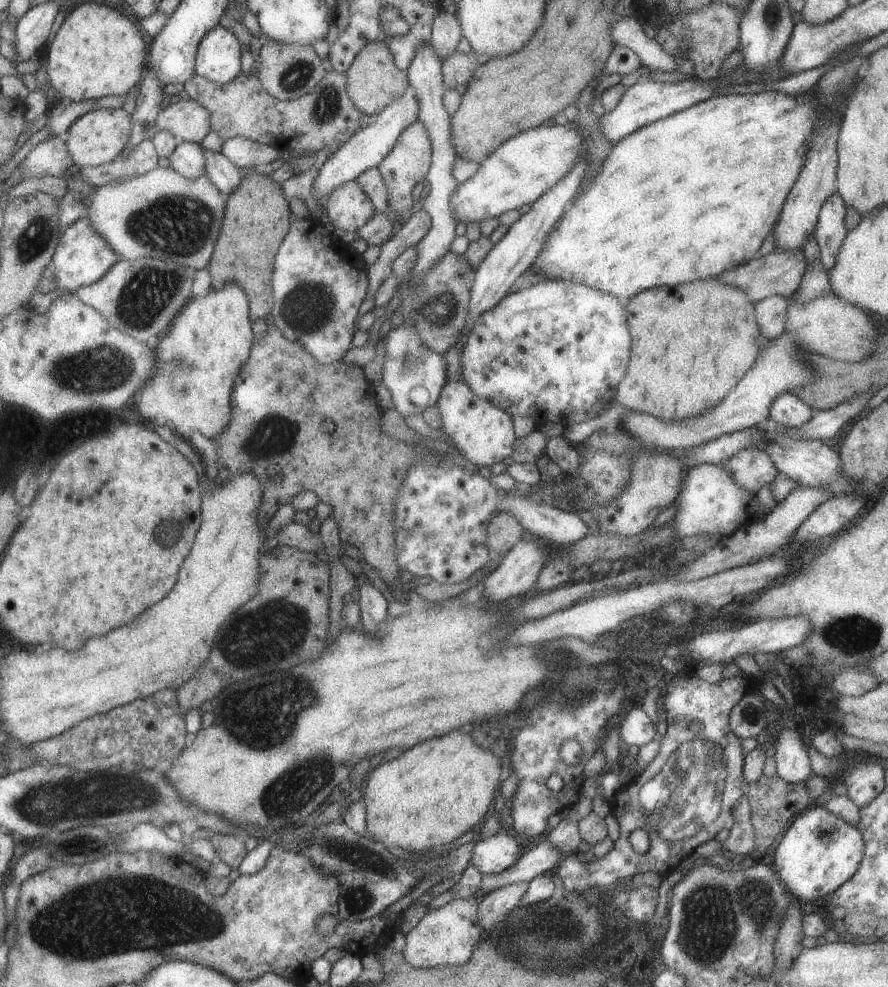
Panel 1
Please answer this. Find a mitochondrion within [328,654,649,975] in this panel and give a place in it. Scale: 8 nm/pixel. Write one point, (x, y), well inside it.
(553, 931)

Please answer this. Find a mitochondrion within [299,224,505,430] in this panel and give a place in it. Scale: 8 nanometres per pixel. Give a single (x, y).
(445, 309)

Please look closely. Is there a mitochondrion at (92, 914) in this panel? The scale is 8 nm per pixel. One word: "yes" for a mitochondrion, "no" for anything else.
yes

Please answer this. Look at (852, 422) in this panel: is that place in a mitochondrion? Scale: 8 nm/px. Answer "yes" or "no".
no

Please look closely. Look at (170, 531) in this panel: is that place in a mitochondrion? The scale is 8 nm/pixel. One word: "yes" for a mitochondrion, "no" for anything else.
yes

